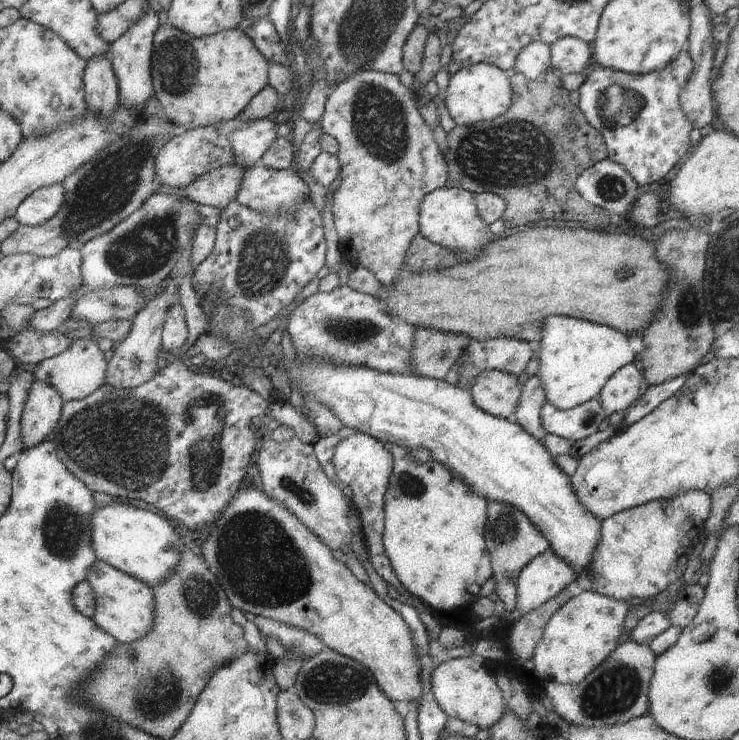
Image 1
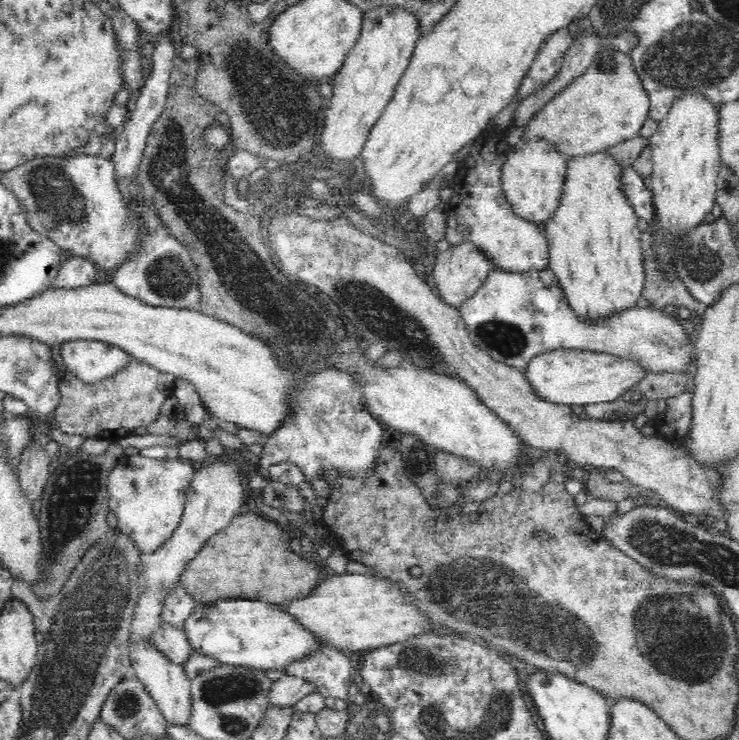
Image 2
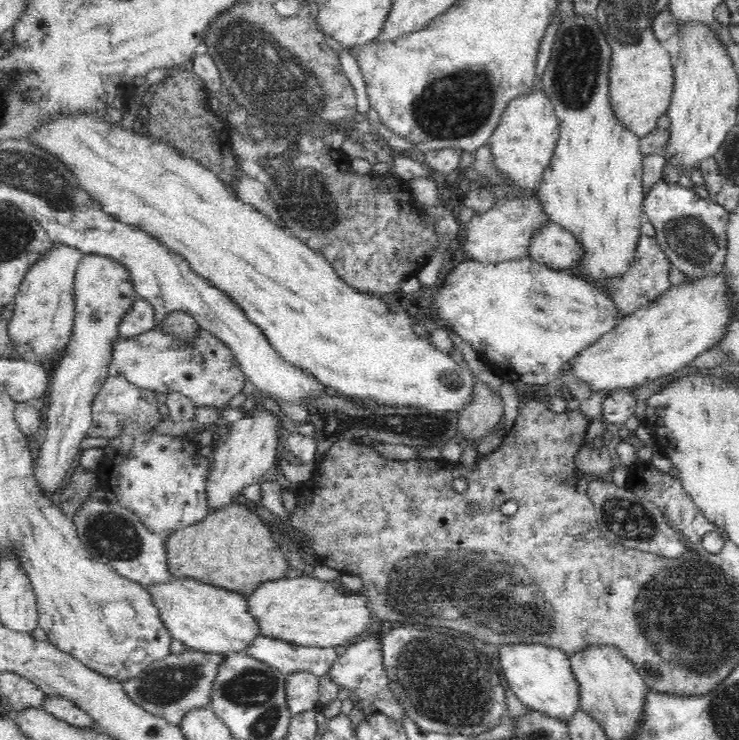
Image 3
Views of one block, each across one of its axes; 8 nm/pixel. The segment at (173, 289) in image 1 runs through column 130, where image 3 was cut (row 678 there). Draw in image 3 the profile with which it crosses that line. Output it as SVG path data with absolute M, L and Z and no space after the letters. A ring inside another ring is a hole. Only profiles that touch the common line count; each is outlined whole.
M382 633L365 635L362 639L360 637L353 639L352 644L336 659L329 675L333 676L342 689L350 692L356 701L369 699L379 712L386 713L394 720L403 720L406 712L389 687L390 679L384 664Z

